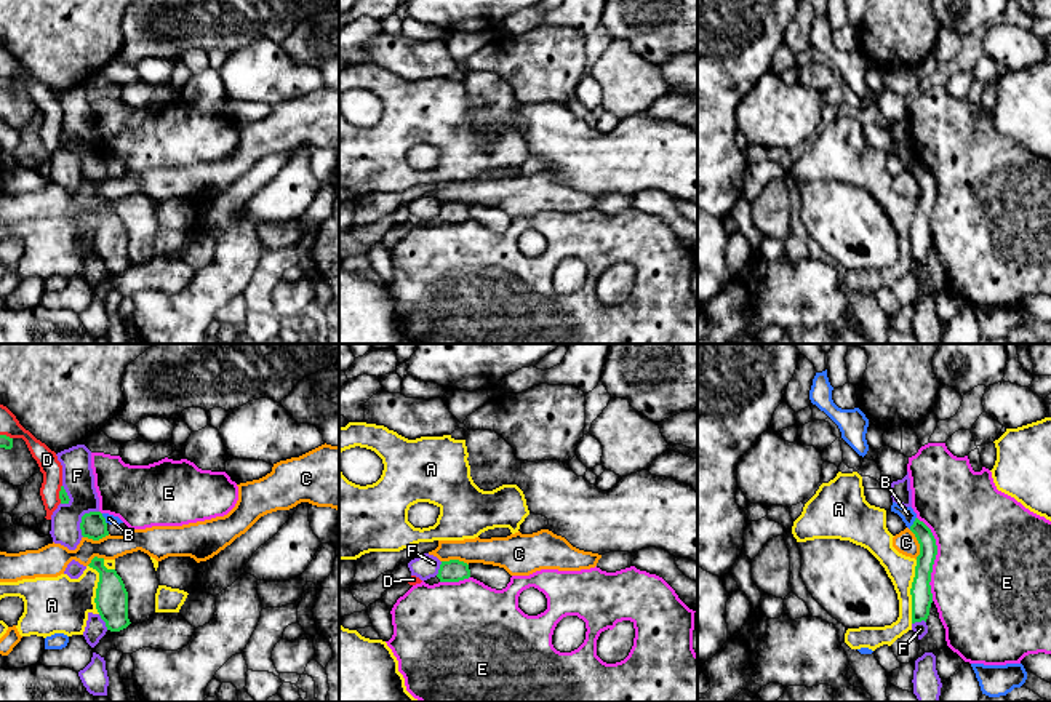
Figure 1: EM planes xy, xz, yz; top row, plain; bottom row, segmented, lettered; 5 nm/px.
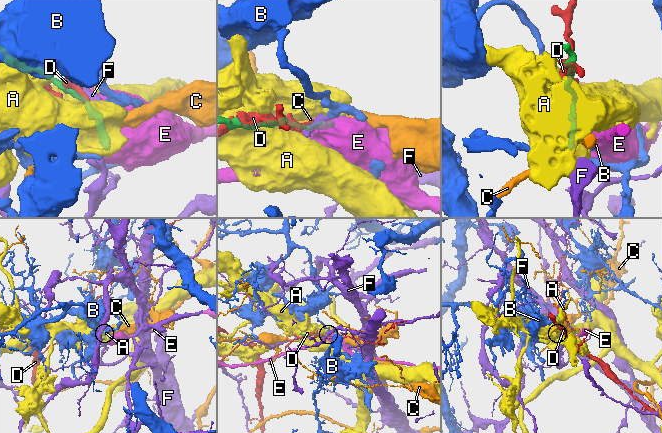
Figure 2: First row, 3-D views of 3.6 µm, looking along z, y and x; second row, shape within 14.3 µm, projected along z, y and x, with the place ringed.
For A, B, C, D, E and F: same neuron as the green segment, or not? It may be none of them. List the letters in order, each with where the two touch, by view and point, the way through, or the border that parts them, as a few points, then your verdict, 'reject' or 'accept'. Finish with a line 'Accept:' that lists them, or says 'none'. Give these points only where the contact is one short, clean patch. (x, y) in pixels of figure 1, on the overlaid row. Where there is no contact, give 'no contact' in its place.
A: contact yz (911, 592); border yz (917, 560), (911, 589), (911, 622); reject
B: contact yz (914, 523); border yz (915, 517), (909, 528); reject
C: contact yz (919, 542); border yz (909, 530), (919, 544), (917, 558); reject
D: contact xy (59, 494); reject
E: contact yz (935, 558); reject
F: contact xy (82, 518); reject
Accept: none

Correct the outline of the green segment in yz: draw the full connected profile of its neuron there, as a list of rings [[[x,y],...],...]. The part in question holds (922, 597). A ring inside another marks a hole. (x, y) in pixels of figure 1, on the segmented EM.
[[[915,518],[913,525],[910,526],[910,531],[915,534],[920,544],[920,555],[917,556],[915,577],[910,588],[912,624],[915,624],[921,620],[926,622],[929,616],[929,608],[933,603],[929,582],[931,582],[933,564],[937,555],[937,545],[931,529],[918,518]]]

